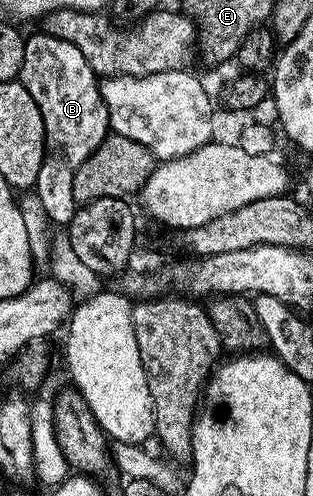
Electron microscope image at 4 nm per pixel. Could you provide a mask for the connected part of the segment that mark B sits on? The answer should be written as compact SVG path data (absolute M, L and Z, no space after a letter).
M47 32L28 34L18 81L34 96L44 121L44 159L34 193L42 200L52 224L67 227L78 203L74 200L74 172L102 144L110 132L108 109L100 95L98 76L74 44Z

